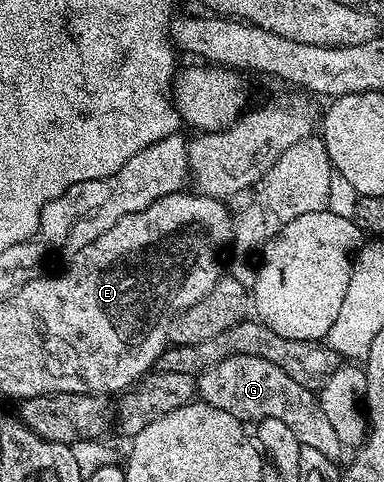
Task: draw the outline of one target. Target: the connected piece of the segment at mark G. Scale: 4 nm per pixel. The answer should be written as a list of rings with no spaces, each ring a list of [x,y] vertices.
[[[235,354],[233,357],[223,358],[220,363],[202,372],[196,378],[196,383],[200,400],[206,405],[219,407],[219,411],[227,411],[227,415],[235,415],[235,419],[243,423],[250,423],[249,421],[258,423],[270,418],[281,419],[294,432],[295,439],[301,446],[315,447],[315,451],[323,451],[323,455],[334,459],[340,458],[339,455],[342,456],[343,450],[339,438],[335,435],[327,415],[323,415],[323,407],[318,394],[314,390],[295,383],[291,376],[277,367],[275,363],[253,354]]]

